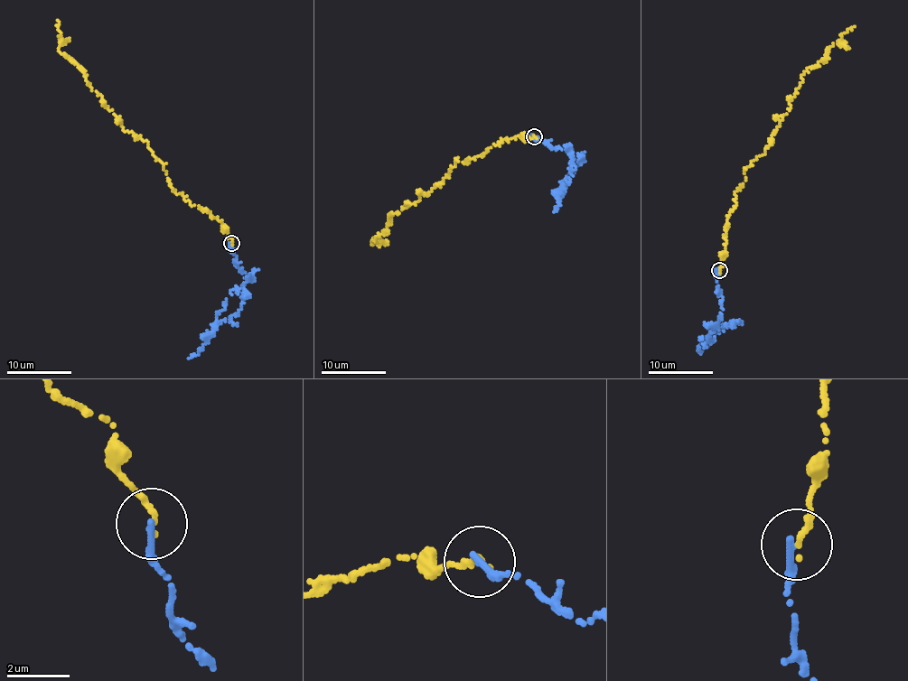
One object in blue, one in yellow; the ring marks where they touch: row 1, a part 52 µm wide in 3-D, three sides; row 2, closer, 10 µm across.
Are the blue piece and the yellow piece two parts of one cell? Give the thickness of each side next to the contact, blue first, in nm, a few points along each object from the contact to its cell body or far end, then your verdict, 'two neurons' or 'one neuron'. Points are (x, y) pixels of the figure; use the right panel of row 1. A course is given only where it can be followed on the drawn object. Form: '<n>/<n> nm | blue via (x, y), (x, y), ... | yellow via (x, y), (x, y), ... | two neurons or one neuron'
260/200 nm | blue via (718, 270), (722, 313), (718, 329), (708, 338), (711, 341), (716, 331), (720, 333), (729, 324), (739, 321) | yellow via (718, 270), (725, 225), (745, 170), (768, 148), (803, 75), (825, 60), (828, 47), (853, 27) | one neuron

